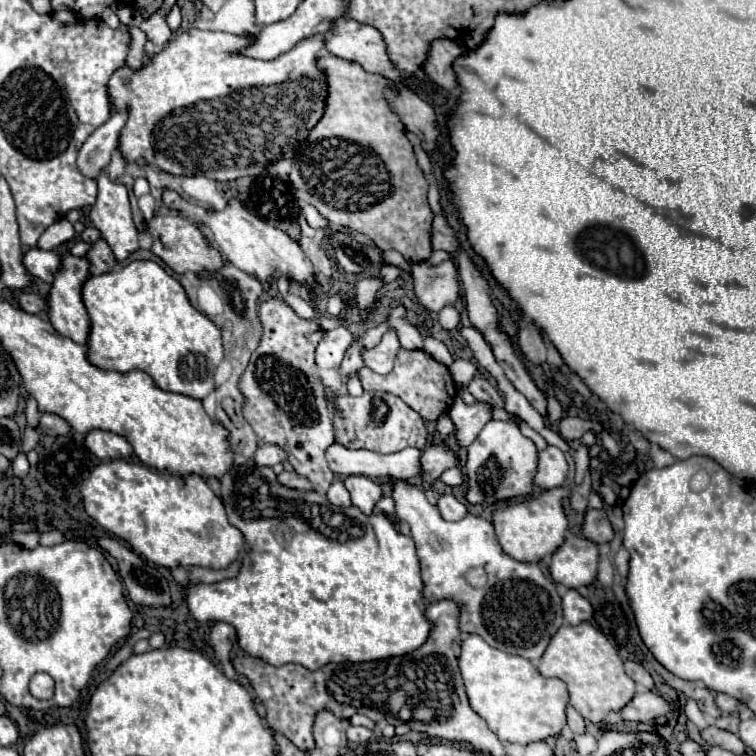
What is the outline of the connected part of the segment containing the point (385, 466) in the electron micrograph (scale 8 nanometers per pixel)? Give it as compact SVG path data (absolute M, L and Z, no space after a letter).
M333 444L327 450L327 462L339 476L367 476L379 480L409 480L421 476L421 450L407 448L395 454L375 454L371 450L349 450Z

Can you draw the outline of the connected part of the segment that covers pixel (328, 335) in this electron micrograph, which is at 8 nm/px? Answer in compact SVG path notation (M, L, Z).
M345 326L325 332L325 336L321 338L317 352L315 352L317 366L319 368L337 368L343 360L345 350L351 346L351 342L353 342L353 334Z

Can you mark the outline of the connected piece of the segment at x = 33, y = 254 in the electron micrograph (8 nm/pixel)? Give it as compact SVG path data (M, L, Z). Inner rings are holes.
M31 248L23 256L23 264L35 278L41 278L47 284L51 284L55 274L63 268L61 254L57 250L41 250L41 248Z

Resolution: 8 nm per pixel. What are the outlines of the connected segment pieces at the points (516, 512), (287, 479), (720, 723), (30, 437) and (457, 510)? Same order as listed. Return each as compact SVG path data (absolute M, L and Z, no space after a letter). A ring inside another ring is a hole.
M551 488L551 490L543 490L539 496L533 496L531 500L497 508L493 512L493 526L501 548L511 558L521 562L537 562L543 556L555 552L563 544L565 530L567 530L567 518L561 506L561 498L563 498L563 490Z
M283 470L279 474L279 482L283 482L283 486L291 486L291 488L297 488L297 490L313 490L313 484L311 484L309 478L303 478L301 474L289 472L289 470Z
M723 714L723 716L715 718L711 724L717 726L717 728L723 728L723 730L729 730L729 732L735 734L737 728L739 728L739 718L737 718L735 714Z
M27 428L25 430L25 434L23 434L23 444L21 444L21 452L29 452L29 450L33 450L35 446L37 446L37 442L39 442L39 434L37 434L37 430L33 430L33 428Z
M441 494L437 500L437 508L439 508L441 516L449 522L467 516L467 506L461 500L457 500L453 494Z

